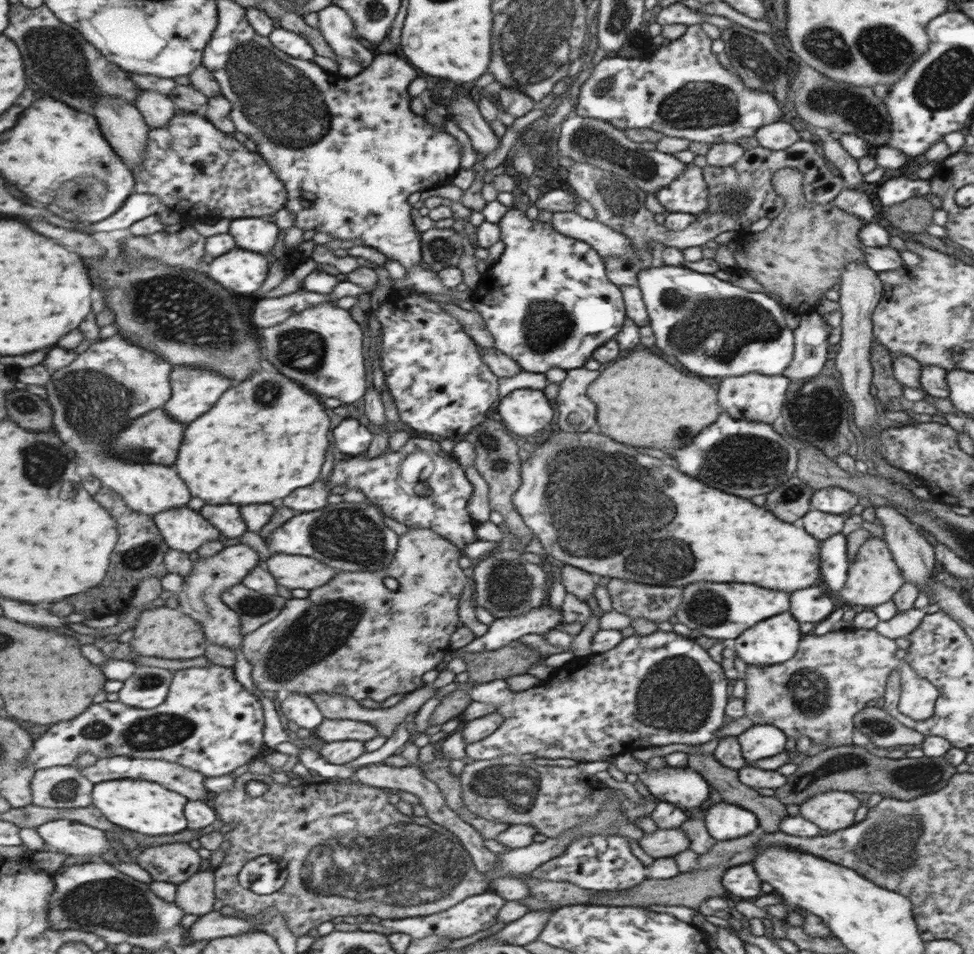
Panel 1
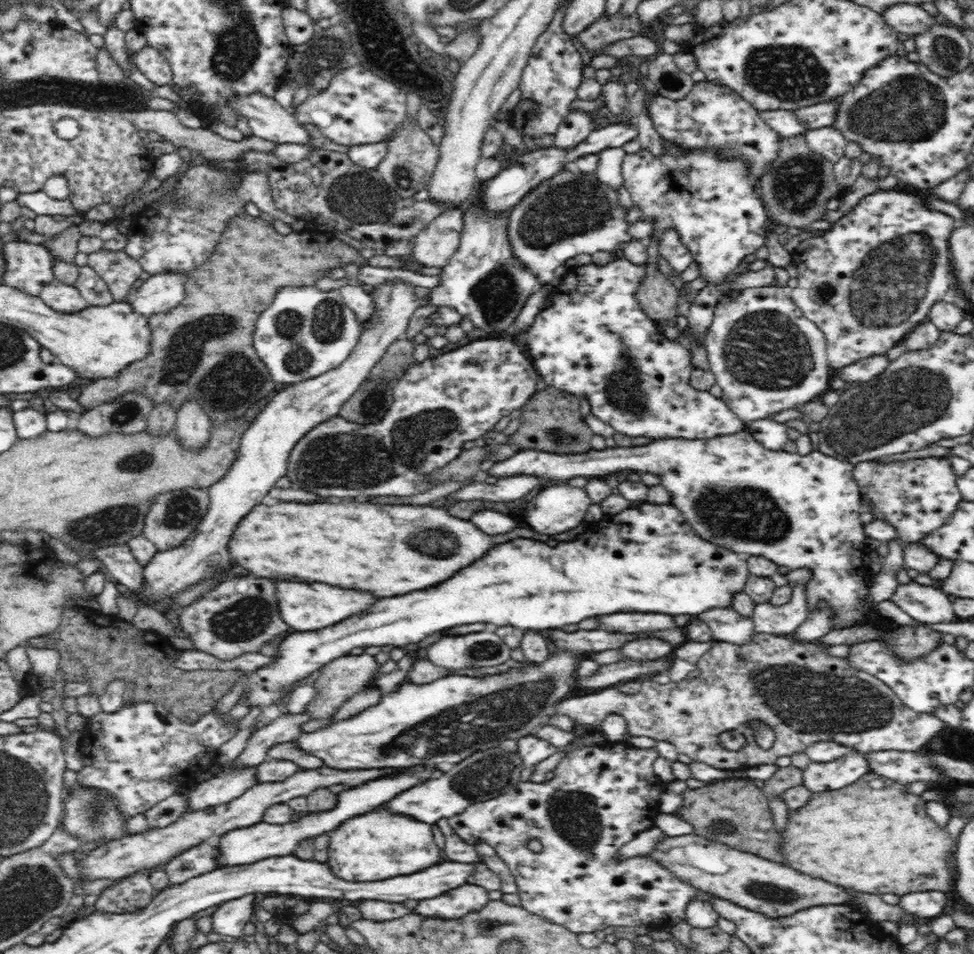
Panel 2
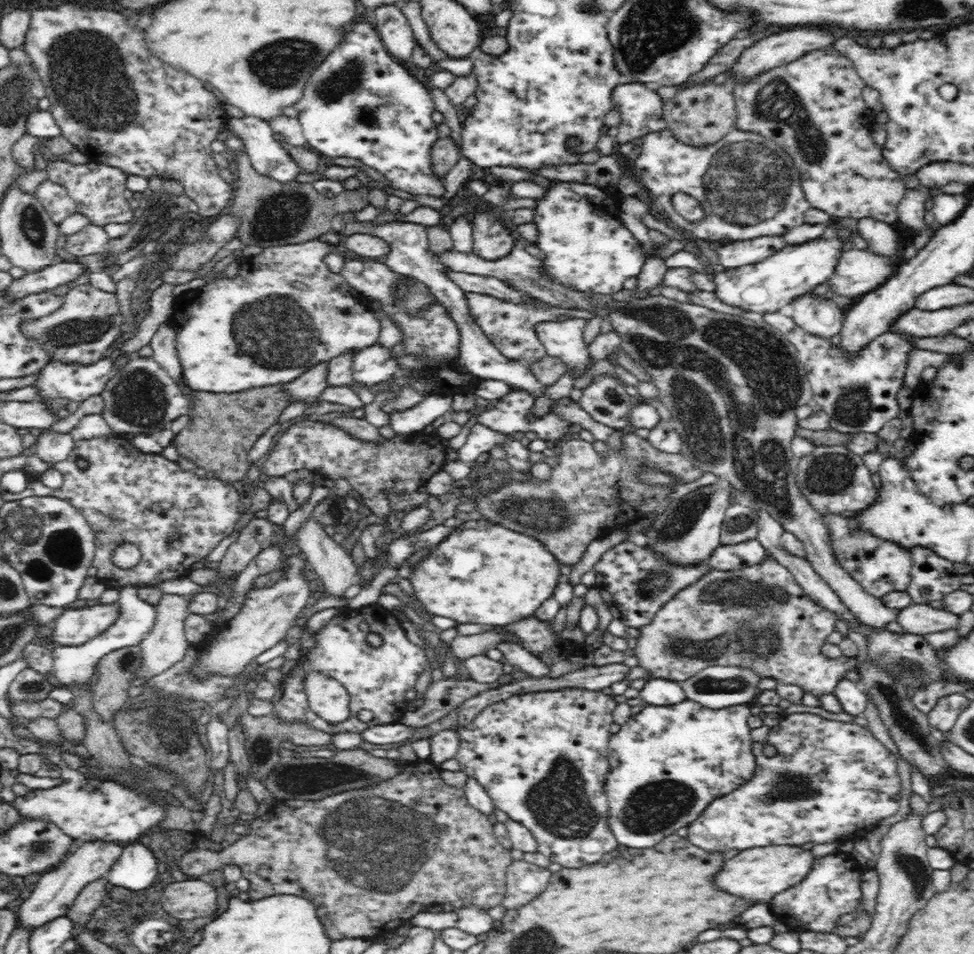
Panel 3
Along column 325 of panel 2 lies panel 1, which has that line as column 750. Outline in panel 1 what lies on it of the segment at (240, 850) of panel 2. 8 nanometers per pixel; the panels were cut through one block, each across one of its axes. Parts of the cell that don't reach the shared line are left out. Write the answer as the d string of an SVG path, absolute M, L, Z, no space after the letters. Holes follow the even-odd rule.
M721 802L711 806L704 820L708 832L717 841L731 841L758 828L756 814L734 803Z

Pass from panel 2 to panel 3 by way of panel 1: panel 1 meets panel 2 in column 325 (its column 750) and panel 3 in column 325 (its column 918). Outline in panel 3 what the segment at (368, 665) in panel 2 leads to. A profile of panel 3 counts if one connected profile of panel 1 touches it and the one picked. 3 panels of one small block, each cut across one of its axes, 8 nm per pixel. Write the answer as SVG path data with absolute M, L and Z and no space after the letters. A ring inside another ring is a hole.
M310 669L301 676L311 709L328 722L344 722L350 717L350 695L336 679Z

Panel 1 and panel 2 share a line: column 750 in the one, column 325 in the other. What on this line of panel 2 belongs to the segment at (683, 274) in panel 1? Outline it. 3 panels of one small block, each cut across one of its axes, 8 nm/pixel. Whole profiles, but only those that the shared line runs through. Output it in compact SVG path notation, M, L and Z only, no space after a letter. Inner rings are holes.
M284 286L276 294L272 306L264 310L258 318L256 332L254 332L254 348L260 360L266 364L268 372L274 382L294 384L309 378L319 377L329 370L343 364L355 349L362 332L359 316L351 309L342 298L338 289L322 291L316 286Z

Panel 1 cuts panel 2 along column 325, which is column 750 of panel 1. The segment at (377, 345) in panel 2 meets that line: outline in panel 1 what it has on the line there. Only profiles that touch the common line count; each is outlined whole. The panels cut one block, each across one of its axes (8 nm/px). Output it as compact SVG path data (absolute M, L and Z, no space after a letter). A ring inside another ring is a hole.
M744 374L744 376L728 377L720 384L720 406L724 407L734 420L752 420L769 425L778 420L782 414L782 404L786 400L786 390L790 379L786 374L780 376L768 376L768 374Z

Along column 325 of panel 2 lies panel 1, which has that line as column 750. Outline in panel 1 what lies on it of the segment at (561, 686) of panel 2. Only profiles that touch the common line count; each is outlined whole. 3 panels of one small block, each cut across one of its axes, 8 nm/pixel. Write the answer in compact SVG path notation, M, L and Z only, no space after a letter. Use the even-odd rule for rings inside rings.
M756 724L737 738L746 765L755 766L756 761L782 753L785 750L787 734L777 726Z

